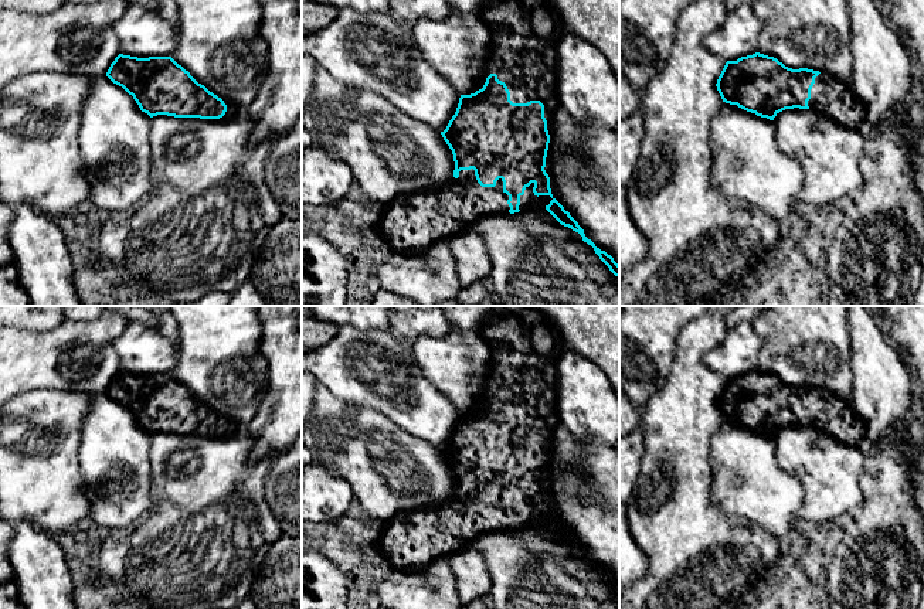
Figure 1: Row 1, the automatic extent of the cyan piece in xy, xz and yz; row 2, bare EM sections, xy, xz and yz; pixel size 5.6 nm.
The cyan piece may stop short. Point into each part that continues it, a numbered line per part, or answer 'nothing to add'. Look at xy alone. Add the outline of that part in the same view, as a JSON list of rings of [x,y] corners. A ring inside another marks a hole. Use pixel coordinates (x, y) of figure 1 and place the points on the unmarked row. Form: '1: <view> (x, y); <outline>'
nothing to add

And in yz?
1: yz (829, 414); [[[826,389],[815,395],[811,406],[809,426],[825,432],[845,445],[864,448],[867,426],[852,404]]]

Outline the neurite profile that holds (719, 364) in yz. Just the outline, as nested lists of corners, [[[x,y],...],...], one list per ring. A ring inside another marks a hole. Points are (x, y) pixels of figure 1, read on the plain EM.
[[[750,321],[728,329],[724,340],[709,351],[704,363],[714,372],[727,378],[758,370],[758,358],[762,347],[761,337],[754,331]]]

